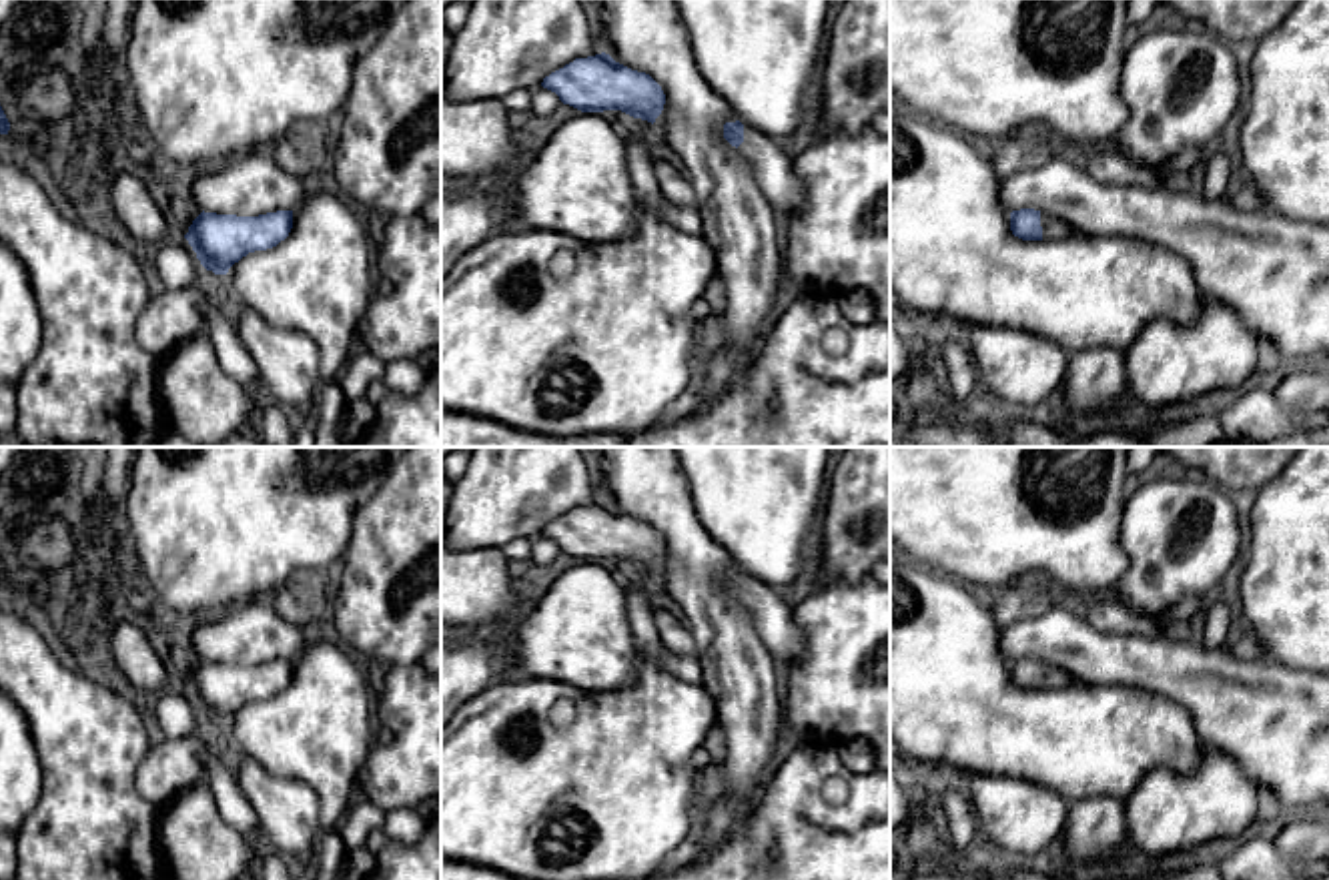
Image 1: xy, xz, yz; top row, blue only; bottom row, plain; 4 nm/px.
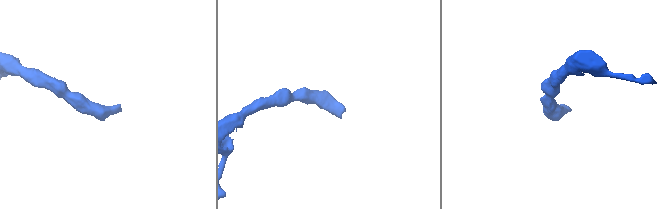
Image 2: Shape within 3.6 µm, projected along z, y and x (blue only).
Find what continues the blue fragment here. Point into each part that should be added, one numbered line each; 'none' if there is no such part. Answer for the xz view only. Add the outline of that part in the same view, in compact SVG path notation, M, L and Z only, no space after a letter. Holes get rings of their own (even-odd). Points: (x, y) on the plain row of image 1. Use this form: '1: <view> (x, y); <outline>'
1: xz (772, 618); M744 575L744 591L738 601L752 615L758 637L778 672L784 674L806 647L804 631L794 619L794 607L780 597L776 587L750 575Z

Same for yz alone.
1: yz (1053, 678); M1040 662L1040 676L1042 690L1060 690L1072 682L1066 672L1048 662Z

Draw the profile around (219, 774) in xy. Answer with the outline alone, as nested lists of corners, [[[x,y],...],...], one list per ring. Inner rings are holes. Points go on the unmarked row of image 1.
[[[218,744],[200,750],[204,782],[210,788],[220,816],[249,838],[261,834],[259,818],[237,784],[233,764]]]

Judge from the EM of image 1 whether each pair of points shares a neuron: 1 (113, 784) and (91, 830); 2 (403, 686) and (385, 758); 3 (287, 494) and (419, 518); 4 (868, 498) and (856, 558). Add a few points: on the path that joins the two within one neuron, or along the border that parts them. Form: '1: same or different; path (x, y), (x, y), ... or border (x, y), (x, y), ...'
1: same; path (101, 796), (91, 806), (91, 818)
2: same; path (411, 704), (411, 732), (403, 740)
3: different; border (389, 470), (355, 512), (343, 550)
4: same; path (856, 512), (842, 528), (848, 544)

